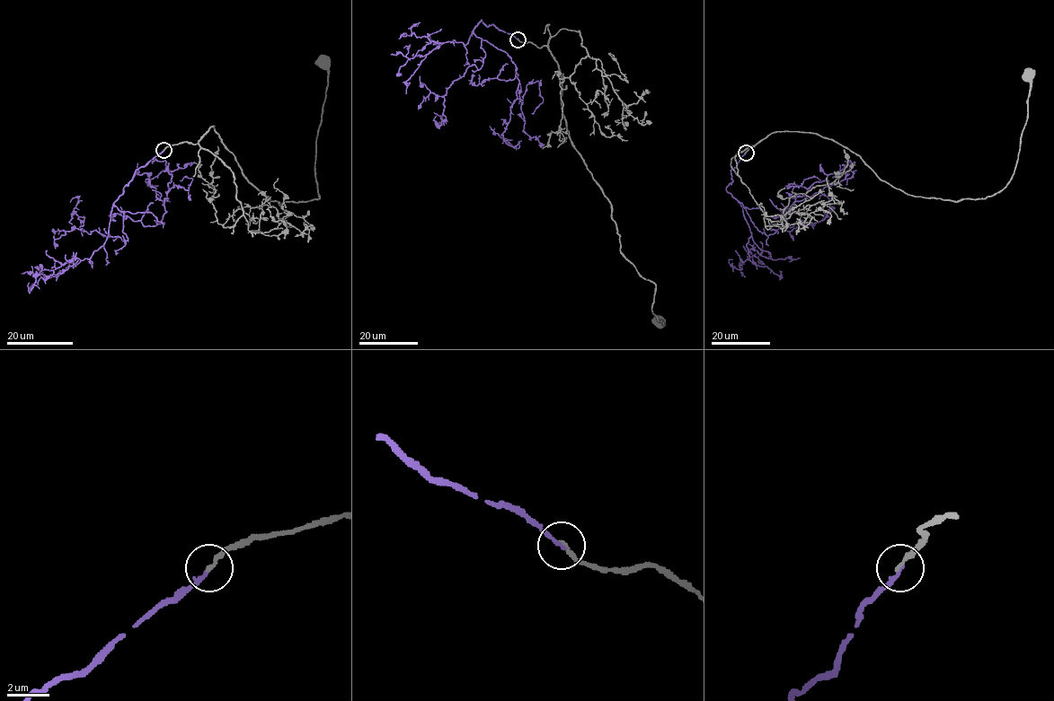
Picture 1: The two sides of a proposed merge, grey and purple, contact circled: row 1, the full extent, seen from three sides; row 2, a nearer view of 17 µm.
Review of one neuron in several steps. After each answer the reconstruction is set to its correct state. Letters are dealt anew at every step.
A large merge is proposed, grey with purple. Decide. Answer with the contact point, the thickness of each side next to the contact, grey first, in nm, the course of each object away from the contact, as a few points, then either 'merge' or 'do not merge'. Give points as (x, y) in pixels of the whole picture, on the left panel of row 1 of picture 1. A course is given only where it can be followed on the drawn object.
at (163, 150); 200 nm thick on the grey side, 180 nm on the other; grey runs (163, 150), (196, 144), (214, 126), (241, 172), (270, 200), (318, 199), (323, 62); purple runs (163, 150), (114, 202), (162, 223), (165, 207), (147, 182), (166, 165), (151, 160); do not merge

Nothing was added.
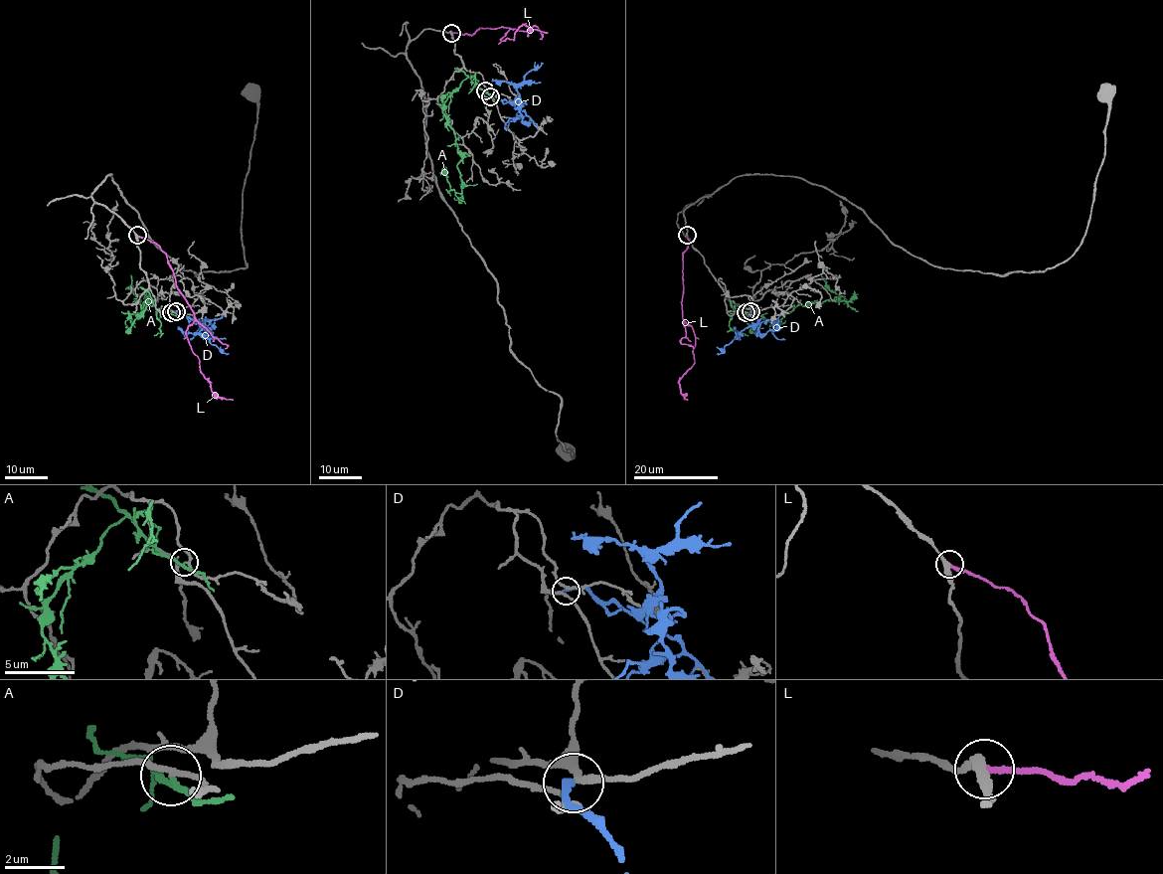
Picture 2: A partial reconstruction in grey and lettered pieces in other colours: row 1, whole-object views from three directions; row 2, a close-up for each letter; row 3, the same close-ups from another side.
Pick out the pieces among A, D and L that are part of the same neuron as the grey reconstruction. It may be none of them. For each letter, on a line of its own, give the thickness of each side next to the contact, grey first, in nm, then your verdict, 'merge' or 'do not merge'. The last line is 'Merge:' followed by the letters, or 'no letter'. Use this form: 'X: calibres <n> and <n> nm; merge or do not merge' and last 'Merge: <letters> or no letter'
A: calibres 160 and 160 nm; do not merge
D: calibres 150 and 240 nm; do not merge
L: calibres 320 and 190 nm; do not merge
Merge: no letter

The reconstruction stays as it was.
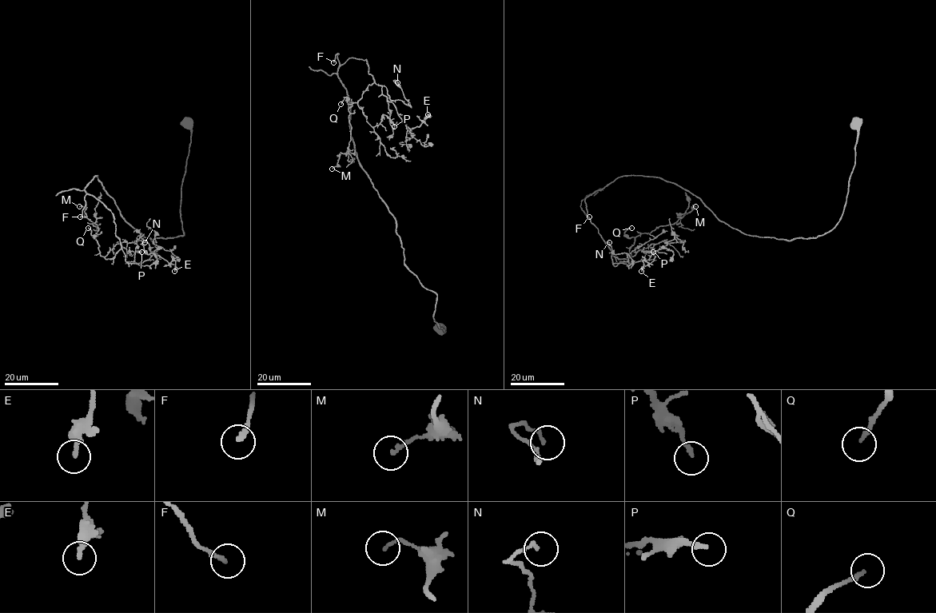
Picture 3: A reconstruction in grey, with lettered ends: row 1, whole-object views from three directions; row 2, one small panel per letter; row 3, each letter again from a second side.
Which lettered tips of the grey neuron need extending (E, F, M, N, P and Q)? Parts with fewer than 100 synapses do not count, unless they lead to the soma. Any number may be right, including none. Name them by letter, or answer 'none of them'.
F

